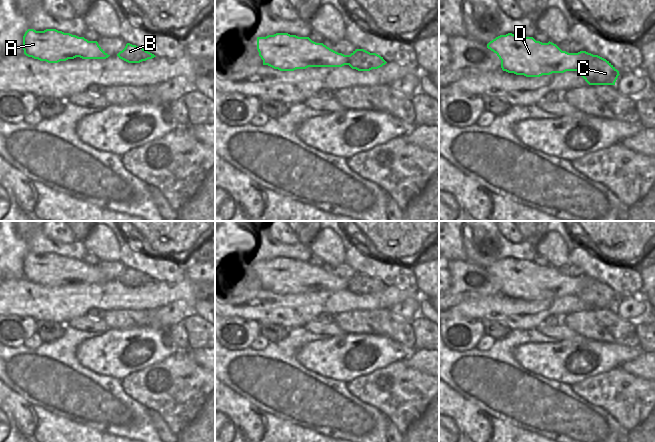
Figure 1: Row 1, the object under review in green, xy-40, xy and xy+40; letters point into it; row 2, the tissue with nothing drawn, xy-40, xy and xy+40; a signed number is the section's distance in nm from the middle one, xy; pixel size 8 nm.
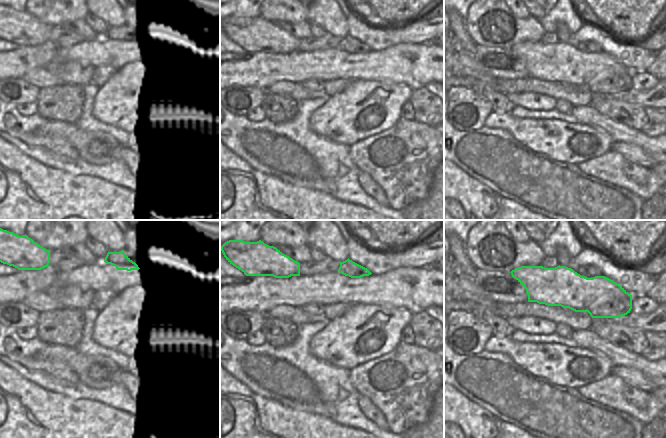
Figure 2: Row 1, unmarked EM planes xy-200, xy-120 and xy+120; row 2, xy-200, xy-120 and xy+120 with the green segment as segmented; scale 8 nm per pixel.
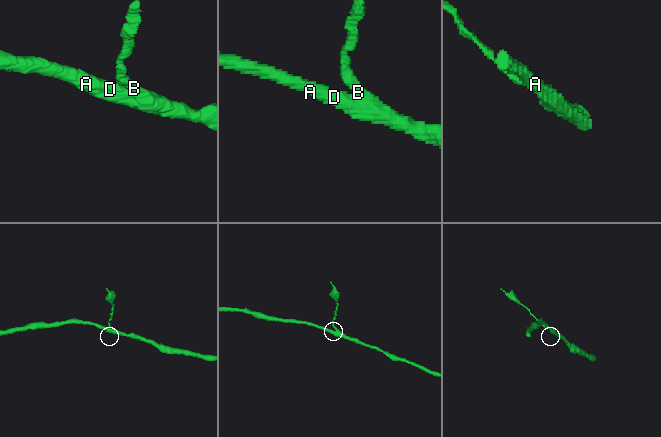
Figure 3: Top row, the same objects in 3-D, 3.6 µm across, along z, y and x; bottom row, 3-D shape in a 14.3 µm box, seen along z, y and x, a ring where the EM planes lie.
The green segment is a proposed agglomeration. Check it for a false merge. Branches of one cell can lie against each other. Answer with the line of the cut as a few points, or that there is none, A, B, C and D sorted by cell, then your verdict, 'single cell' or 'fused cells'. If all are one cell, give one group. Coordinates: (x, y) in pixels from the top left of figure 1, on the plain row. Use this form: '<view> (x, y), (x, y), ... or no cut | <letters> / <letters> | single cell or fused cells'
xy+40 (592, 278), (577, 295) | A D / B C | fused cells

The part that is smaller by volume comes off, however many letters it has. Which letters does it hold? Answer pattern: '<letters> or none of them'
B, C

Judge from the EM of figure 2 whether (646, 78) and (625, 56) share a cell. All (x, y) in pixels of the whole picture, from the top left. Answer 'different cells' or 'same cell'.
different cells

